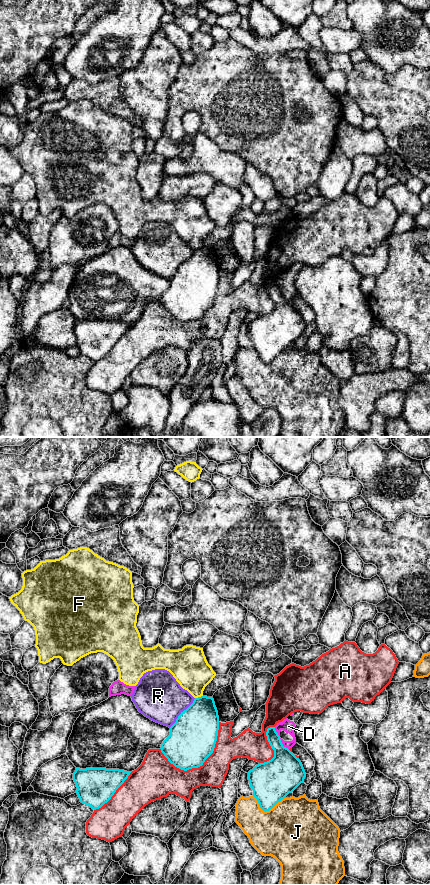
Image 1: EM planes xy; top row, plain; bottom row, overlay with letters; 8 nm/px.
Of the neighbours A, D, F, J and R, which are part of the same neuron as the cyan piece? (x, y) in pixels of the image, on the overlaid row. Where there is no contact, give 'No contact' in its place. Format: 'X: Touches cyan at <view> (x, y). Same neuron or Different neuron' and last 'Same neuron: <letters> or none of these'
A: Touches cyan at xy (201, 765). Different neuron
D: Touches cyan at xy (282, 744). Different neuron
F: Touches cyan at xy (198, 697). Different neuron
J: Touches cyan at xy (266, 810). Different neuron
R: Touches cyan at xy (181, 713). Different neuron
Same neuron: none of these

